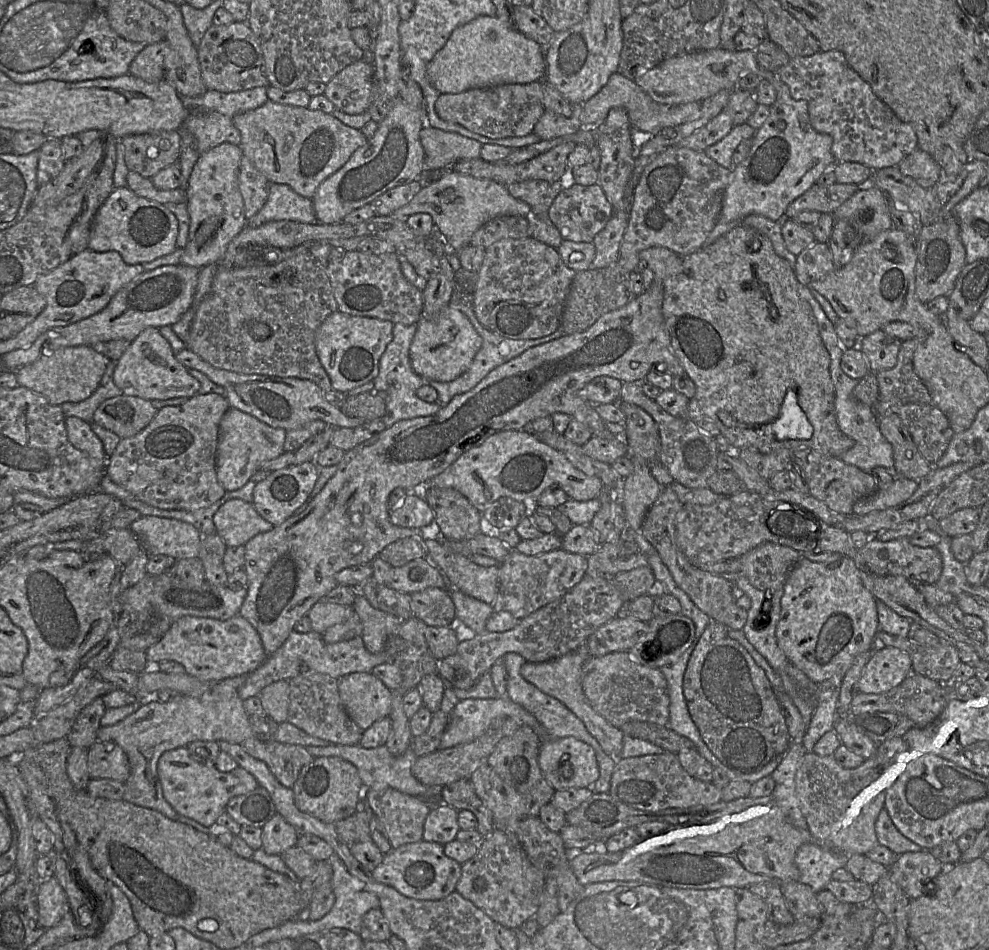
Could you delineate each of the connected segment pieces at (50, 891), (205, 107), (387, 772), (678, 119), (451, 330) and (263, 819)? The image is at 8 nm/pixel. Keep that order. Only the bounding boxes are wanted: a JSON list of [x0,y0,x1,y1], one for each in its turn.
[[37,876,69,929],[182,86,268,153],[305,744,443,799],[580,73,701,134],[410,306,482,381],[225,788,276,827]]

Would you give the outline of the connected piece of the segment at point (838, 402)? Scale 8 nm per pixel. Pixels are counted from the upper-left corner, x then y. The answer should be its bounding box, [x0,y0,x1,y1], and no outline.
[800,284,893,473]

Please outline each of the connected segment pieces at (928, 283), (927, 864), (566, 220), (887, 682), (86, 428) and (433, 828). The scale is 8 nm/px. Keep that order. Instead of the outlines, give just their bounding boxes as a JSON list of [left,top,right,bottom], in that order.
[[914,217,966,304],[889,850,944,899],[545,182,614,243],[858,647,913,694],[65,416,107,462],[422,803,460,845]]

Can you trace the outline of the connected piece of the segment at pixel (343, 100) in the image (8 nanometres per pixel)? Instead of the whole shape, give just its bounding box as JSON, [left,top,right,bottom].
[324,58,373,114]

